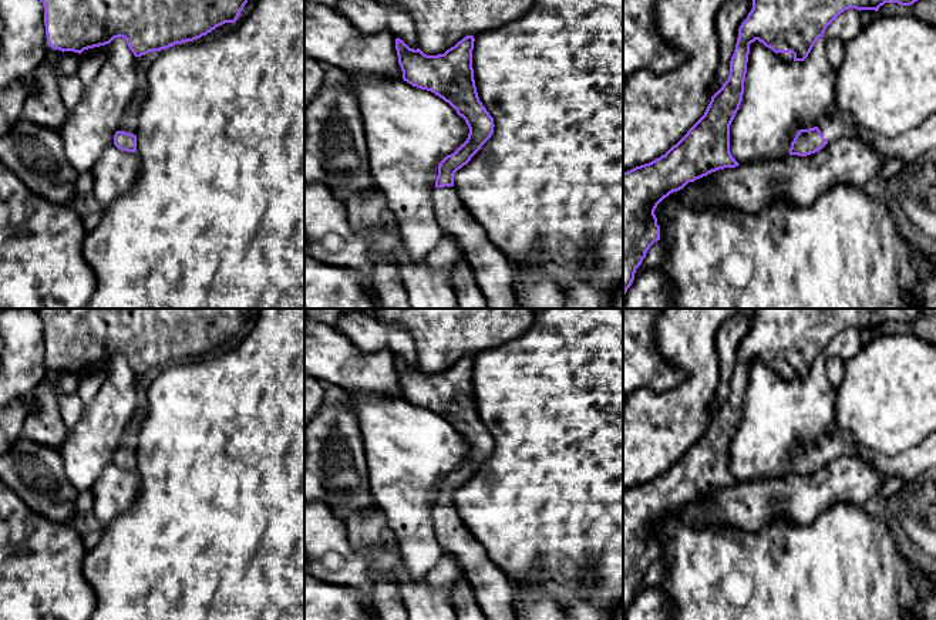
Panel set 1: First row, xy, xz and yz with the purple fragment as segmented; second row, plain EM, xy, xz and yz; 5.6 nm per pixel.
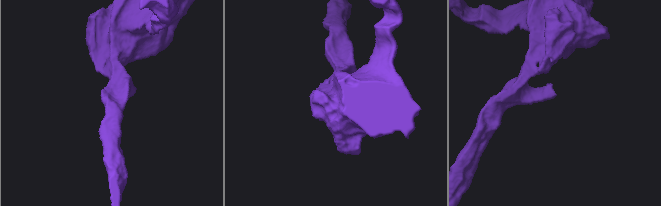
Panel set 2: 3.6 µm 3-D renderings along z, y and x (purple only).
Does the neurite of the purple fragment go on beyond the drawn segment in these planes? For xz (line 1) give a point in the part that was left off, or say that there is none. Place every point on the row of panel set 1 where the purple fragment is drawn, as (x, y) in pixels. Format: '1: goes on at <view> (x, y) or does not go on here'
1: goes on at xz (492, 272)

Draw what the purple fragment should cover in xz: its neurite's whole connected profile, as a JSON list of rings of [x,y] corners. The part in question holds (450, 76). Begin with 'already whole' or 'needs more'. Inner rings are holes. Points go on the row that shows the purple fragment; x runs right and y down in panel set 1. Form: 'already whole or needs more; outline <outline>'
needs more; outline [[[467,36],[444,54],[427,55],[420,48],[410,48],[403,40],[395,38],[398,64],[403,80],[413,87],[427,90],[448,102],[469,128],[467,141],[451,155],[447,155],[438,165],[438,176],[432,191],[435,219],[444,233],[452,235],[464,252],[478,283],[485,296],[488,309],[518,309],[512,287],[512,269],[505,253],[489,239],[485,229],[471,216],[462,205],[454,186],[454,175],[467,165],[471,158],[494,134],[494,118],[479,101],[472,68],[474,36]]]

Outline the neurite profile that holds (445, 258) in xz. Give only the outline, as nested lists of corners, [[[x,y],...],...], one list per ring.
[[[444,233],[435,249],[422,259],[422,267],[444,274],[451,280],[459,267],[462,252],[458,240],[452,235]]]

